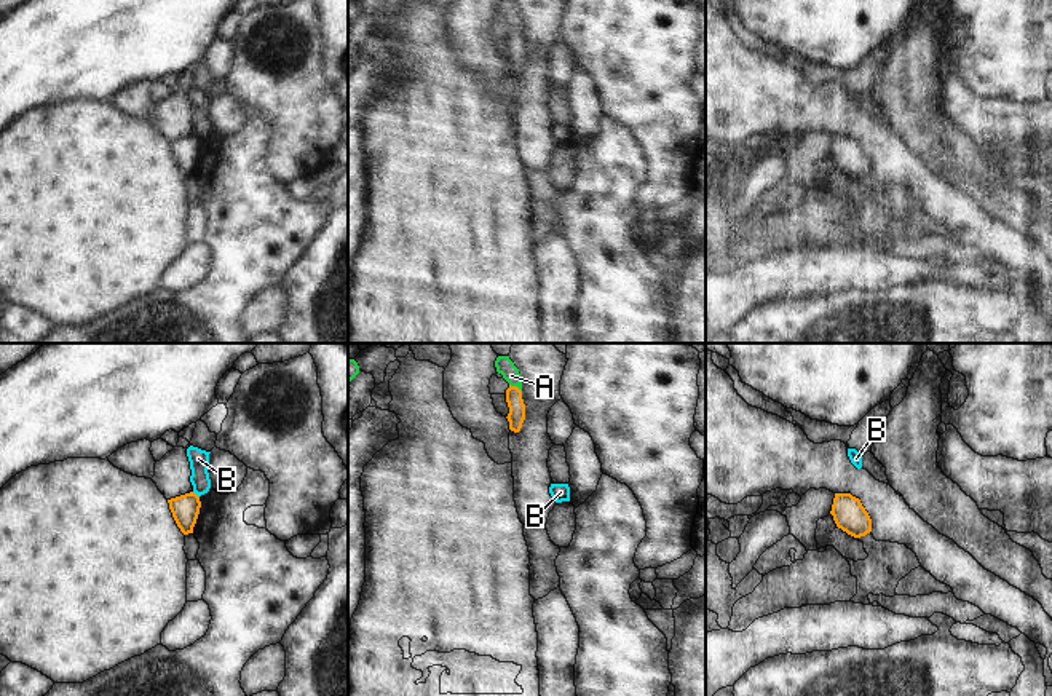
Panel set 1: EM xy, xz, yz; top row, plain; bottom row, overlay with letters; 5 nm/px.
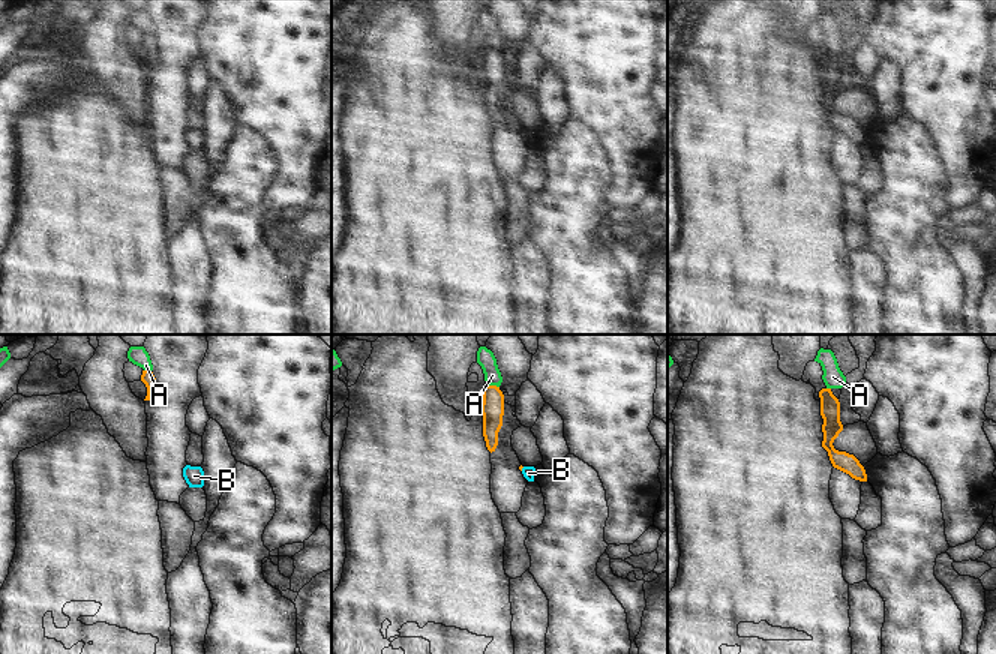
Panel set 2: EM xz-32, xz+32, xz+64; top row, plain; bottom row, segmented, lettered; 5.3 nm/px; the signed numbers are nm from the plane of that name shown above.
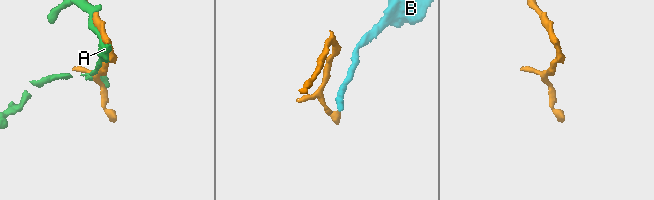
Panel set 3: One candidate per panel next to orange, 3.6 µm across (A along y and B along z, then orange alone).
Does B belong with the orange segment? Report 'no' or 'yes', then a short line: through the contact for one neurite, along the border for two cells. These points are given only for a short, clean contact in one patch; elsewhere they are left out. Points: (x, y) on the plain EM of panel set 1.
no; line xy (192, 134), (198, 139)

